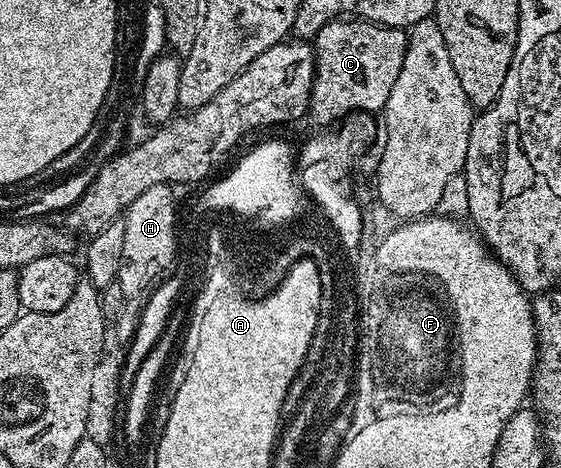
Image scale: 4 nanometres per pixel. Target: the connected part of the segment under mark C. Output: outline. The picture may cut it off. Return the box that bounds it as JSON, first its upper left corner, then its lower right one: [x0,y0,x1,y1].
[309,18,411,117]

